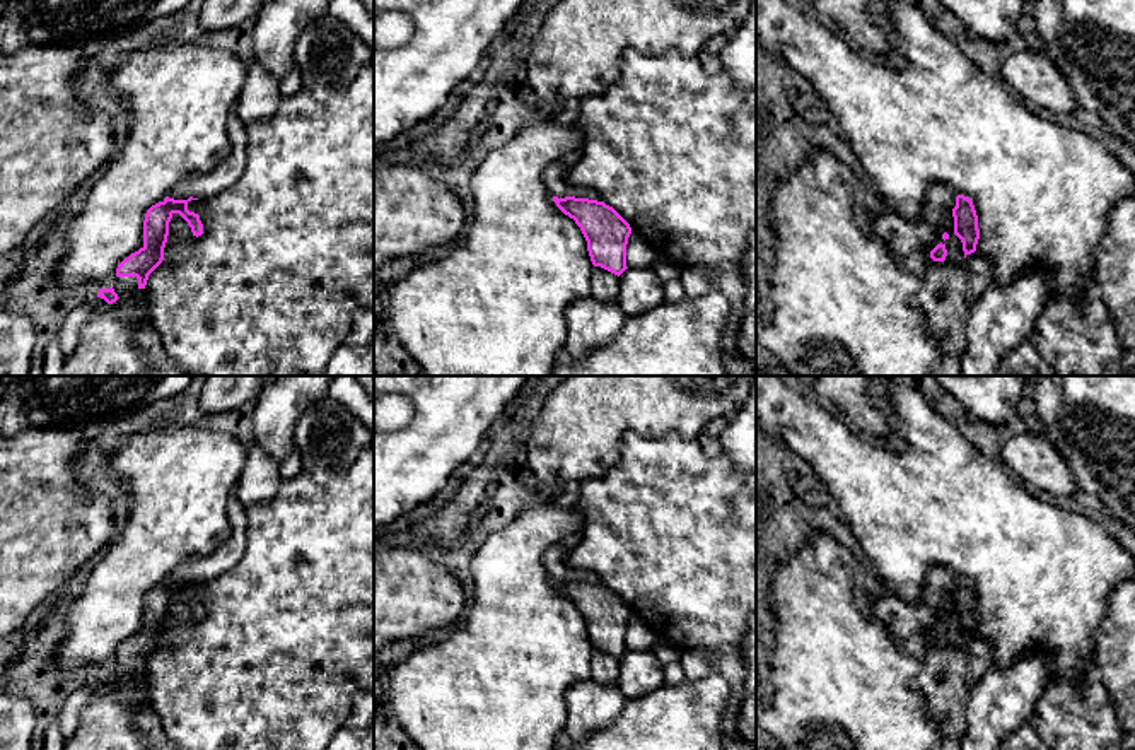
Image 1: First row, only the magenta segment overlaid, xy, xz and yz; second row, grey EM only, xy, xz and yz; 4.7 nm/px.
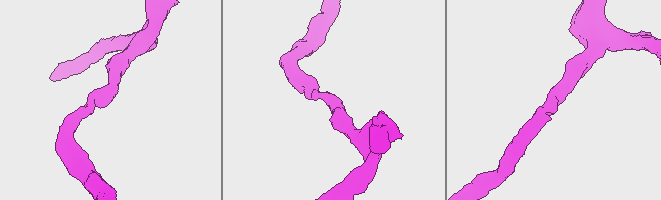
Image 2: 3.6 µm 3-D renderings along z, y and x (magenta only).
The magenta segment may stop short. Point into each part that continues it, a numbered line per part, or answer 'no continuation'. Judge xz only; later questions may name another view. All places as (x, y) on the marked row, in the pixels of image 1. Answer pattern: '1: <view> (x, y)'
no continuation

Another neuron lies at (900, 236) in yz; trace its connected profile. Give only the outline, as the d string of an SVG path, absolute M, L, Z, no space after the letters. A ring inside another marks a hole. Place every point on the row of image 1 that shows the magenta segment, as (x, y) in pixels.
M930 185L917 220L908 220L888 207L872 219L872 231L894 260L906 256L922 246L928 246L935 239L944 212L956 207L956 196L949 186Z

